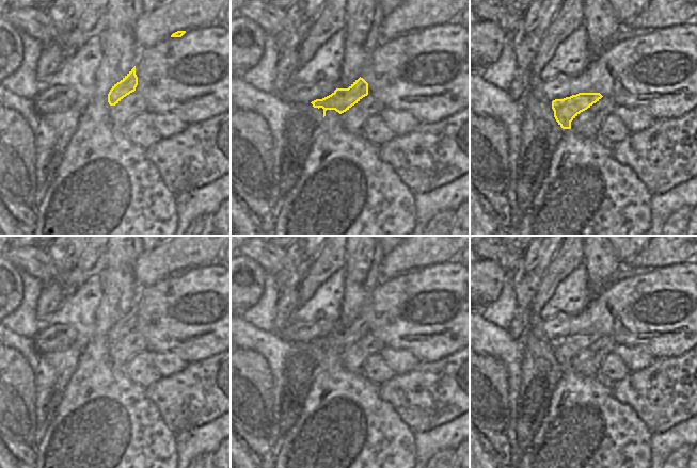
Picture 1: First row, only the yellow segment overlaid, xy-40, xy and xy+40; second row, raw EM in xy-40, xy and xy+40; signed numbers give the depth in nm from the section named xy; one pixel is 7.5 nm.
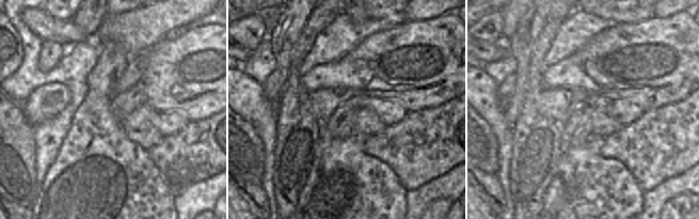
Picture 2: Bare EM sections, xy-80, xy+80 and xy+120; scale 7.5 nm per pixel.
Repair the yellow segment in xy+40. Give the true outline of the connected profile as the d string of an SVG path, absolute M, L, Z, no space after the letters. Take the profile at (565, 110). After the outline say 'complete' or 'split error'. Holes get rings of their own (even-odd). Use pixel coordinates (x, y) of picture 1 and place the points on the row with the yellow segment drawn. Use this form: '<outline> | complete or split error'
M579 93L564 99L555 99L552 101L554 117L563 129L571 129L571 122L602 97L600 93Z | complete

